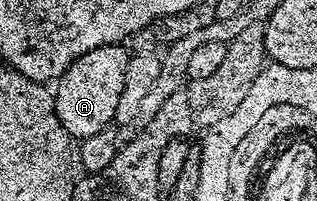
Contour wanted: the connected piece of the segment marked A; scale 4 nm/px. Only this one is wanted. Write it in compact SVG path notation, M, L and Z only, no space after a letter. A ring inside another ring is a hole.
M119 43L103 45L83 53L56 80L55 113L65 132L74 140L80 141L99 133L115 120L115 109L119 109L119 96L123 94L123 81L127 78L128 50Z

